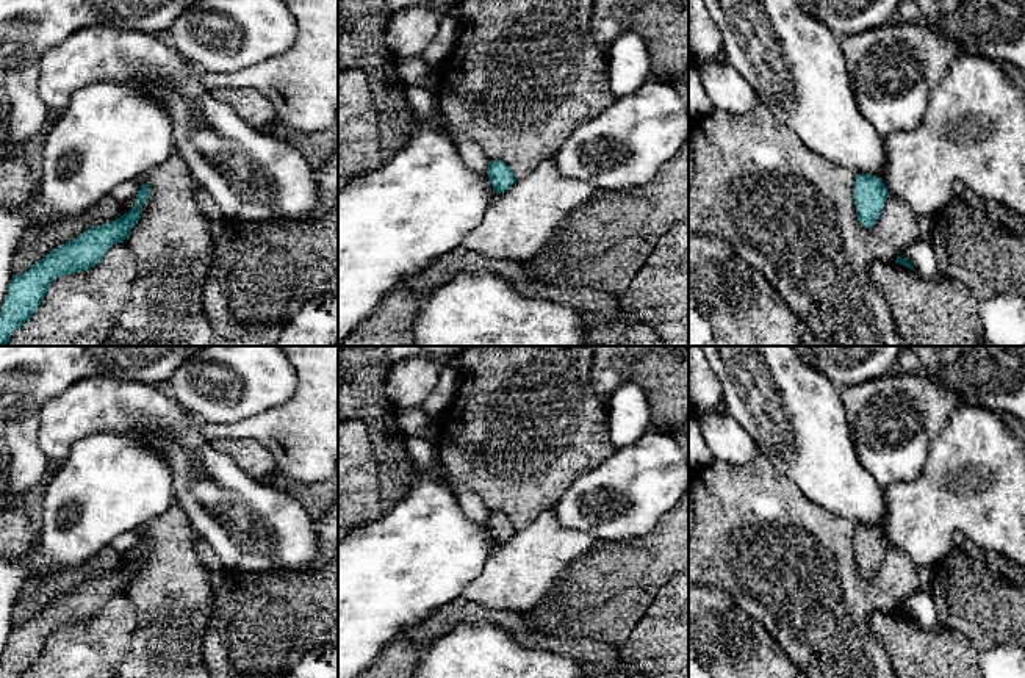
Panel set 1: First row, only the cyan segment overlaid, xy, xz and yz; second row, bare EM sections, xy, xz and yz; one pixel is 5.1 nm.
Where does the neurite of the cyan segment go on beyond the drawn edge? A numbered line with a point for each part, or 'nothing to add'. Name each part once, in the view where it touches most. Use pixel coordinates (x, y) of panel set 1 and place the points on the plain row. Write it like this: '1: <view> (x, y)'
1: yz (787, 562)

